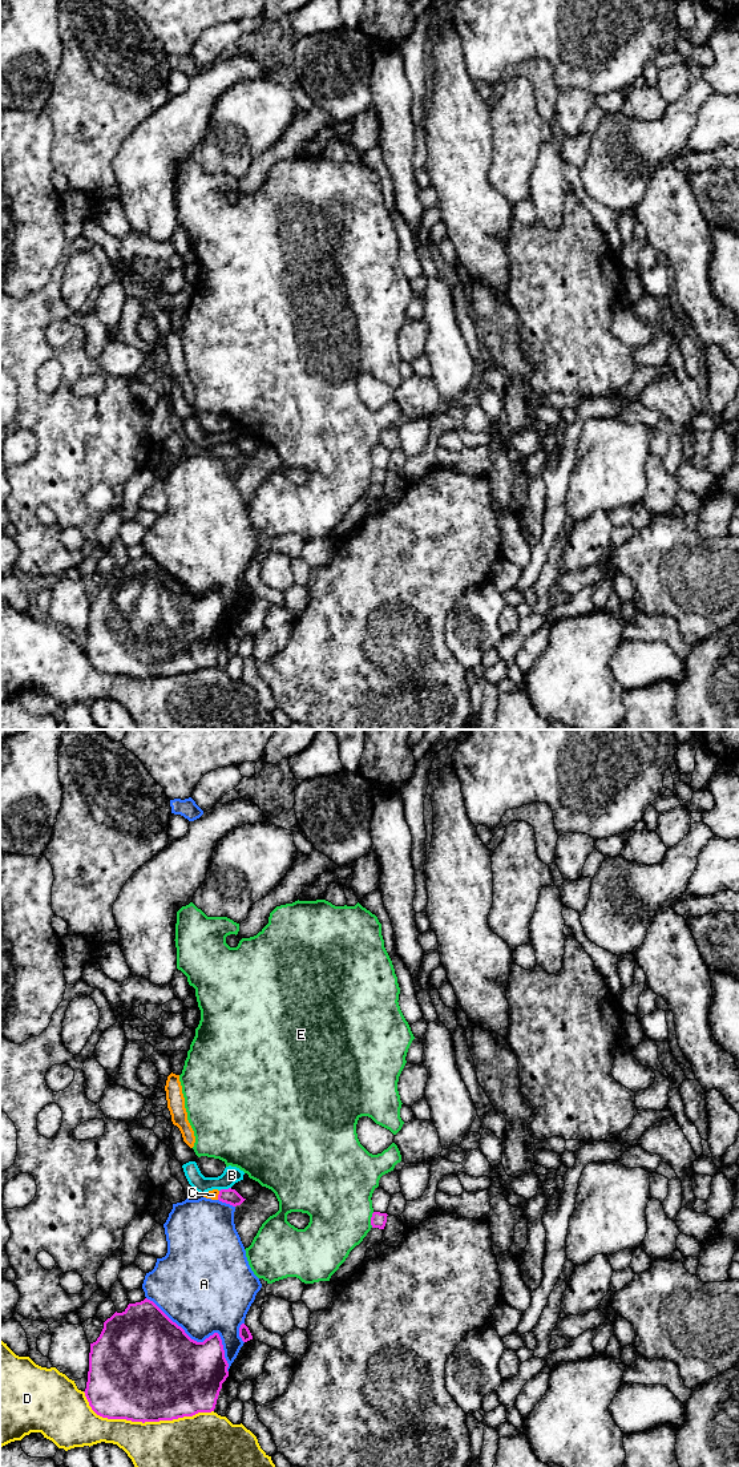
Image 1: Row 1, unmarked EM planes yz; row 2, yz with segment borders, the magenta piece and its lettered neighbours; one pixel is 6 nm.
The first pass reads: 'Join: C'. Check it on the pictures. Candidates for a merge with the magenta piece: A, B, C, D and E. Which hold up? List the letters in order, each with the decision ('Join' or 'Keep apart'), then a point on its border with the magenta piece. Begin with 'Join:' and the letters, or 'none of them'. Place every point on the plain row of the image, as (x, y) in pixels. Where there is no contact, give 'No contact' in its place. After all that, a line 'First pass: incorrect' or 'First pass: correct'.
Join: C
A: Keep apart. Touches magenta at yz (201, 598)
B: Keep apart. Touches magenta at yz (225, 445)
C: Join. Touches magenta at yz (218, 451)
D: Keep apart. Touches magenta at yz (144, 678)
E: Keep apart. Touches magenta at yz (371, 476)
First pass: correct

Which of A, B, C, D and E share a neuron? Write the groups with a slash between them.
A / B / C / D / E

